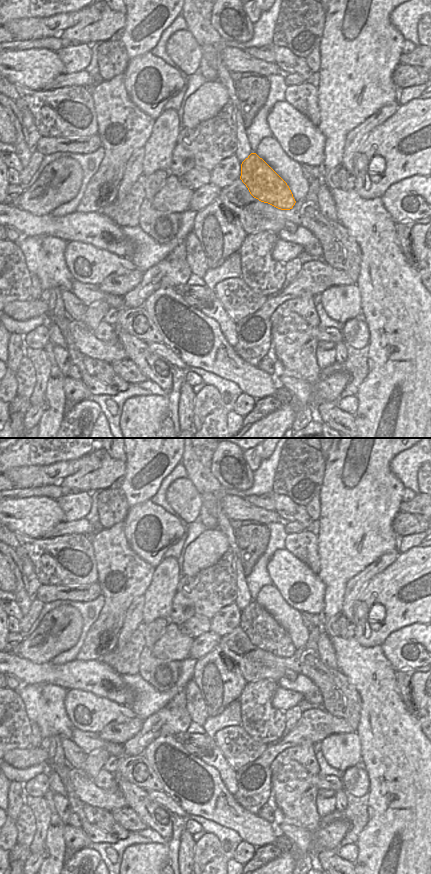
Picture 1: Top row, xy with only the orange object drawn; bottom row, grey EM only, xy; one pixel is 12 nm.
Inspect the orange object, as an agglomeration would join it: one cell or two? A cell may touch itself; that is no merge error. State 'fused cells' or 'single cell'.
fused cells

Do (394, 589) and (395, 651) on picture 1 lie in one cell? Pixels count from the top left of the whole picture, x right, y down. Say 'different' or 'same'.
different

